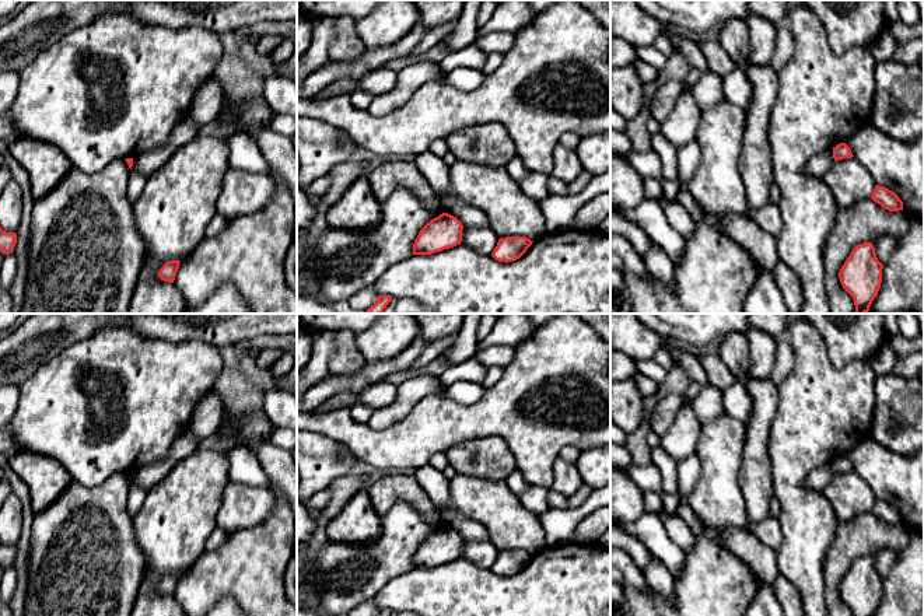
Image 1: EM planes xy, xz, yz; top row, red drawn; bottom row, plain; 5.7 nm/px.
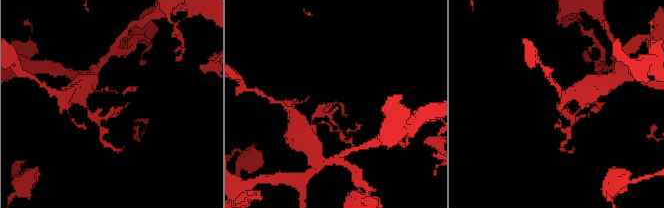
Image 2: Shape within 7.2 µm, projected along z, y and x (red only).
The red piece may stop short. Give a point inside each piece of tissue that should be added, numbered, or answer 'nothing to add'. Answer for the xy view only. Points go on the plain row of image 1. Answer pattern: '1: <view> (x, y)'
nothing to add

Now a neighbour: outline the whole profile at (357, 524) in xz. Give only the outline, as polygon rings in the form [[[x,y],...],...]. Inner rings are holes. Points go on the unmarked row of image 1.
[[[358,491],[328,524],[330,542],[368,545],[381,532],[381,517],[375,512],[368,491]]]

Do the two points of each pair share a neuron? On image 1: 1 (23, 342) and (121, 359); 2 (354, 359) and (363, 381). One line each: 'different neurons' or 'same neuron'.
1: different neurons
2: different neurons

